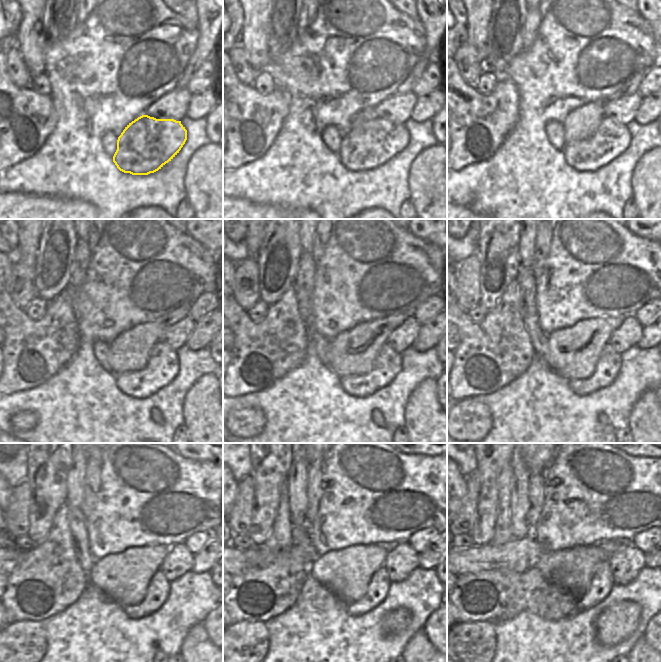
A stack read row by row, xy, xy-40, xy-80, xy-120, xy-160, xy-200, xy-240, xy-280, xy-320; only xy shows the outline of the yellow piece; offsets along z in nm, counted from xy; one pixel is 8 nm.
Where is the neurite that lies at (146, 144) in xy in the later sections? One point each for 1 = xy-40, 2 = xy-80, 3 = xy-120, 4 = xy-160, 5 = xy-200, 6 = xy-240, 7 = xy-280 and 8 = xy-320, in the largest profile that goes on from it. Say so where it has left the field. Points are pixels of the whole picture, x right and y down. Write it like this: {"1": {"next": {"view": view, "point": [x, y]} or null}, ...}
{"1": {"next": {"view": "xy-40", "point": [369, 145]}}, "2": {"next": {"view": "xy-80", "point": [611, 139]}}, "3": {"next": {"view": "xy-120", "point": [162, 367]}}, "4": {"next": {"view": "xy-160", "point": [387, 365]}}, "5": {"next": {"view": "xy-200", "point": [608, 365]}}, "6": {"next": {"view": "xy-240", "point": [158, 590]}}, "7": {"next": {"view": "xy-280", "point": [379, 585]}}, "8": {"next": {"view": "xy-320", "point": [602, 583]}}}

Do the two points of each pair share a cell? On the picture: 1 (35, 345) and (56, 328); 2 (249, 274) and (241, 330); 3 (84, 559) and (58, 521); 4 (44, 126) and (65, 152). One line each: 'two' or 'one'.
1: one
2: two
3: two
4: two

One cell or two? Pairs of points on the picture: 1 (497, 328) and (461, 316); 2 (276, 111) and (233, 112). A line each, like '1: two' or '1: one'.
1: one
2: one

